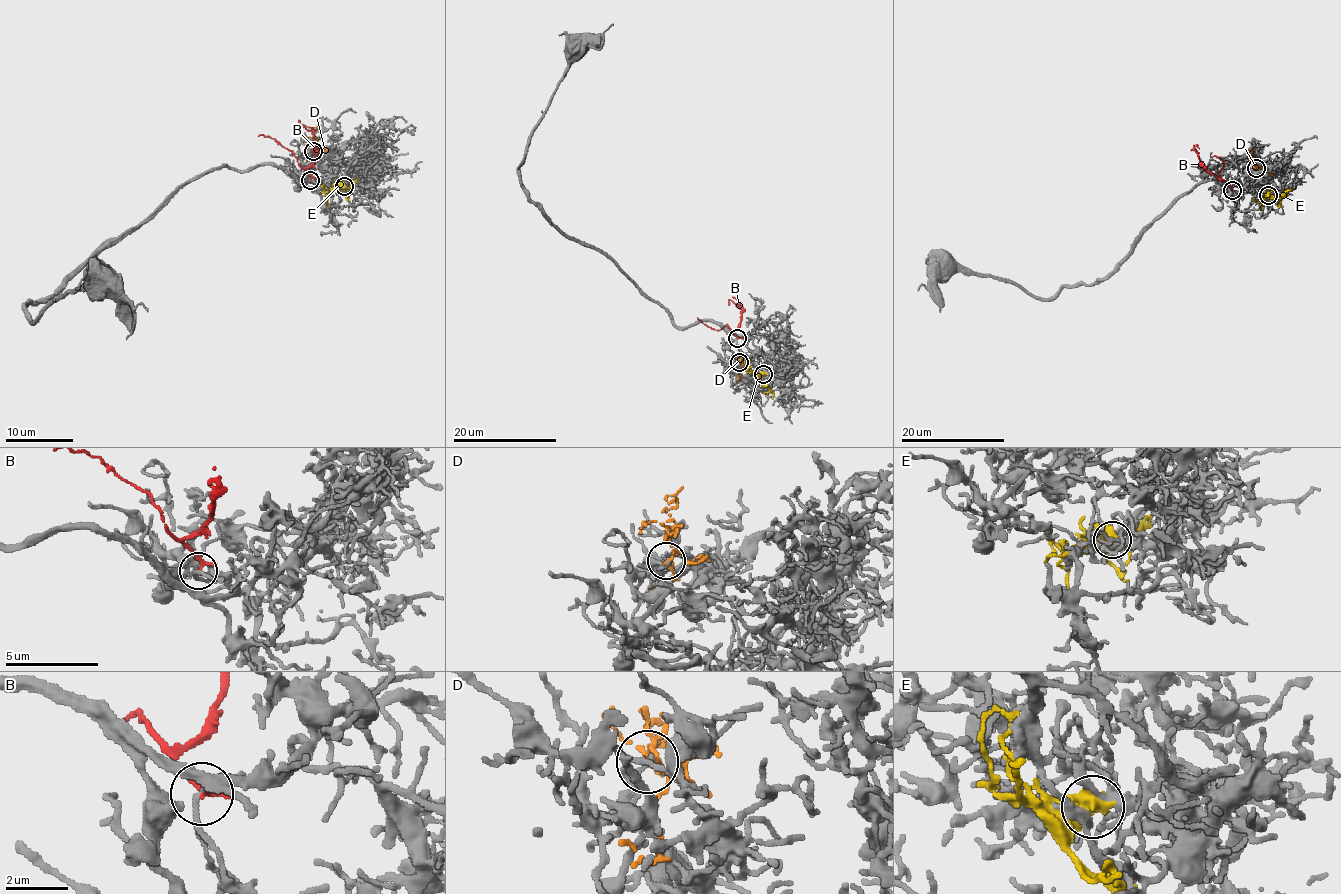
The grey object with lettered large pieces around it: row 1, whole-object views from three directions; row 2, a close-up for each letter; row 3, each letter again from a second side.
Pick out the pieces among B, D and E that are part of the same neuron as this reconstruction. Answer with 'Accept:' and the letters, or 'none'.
Accept: none

